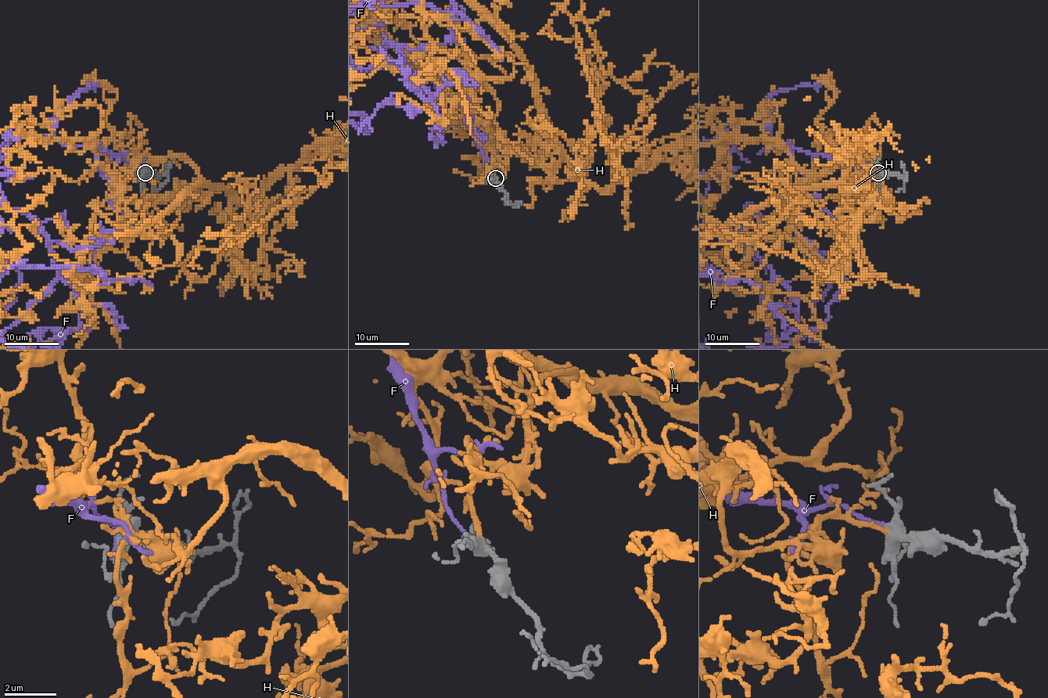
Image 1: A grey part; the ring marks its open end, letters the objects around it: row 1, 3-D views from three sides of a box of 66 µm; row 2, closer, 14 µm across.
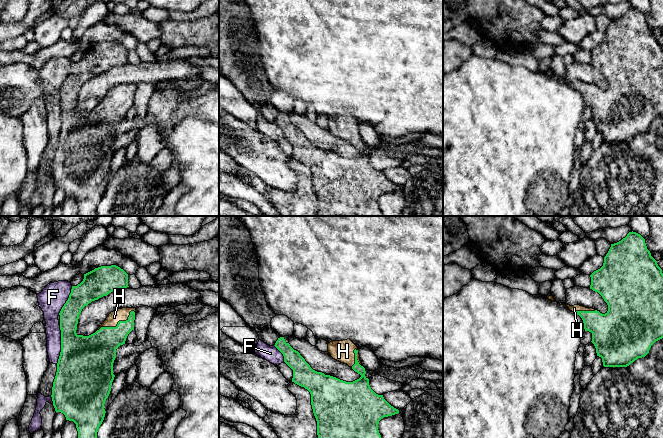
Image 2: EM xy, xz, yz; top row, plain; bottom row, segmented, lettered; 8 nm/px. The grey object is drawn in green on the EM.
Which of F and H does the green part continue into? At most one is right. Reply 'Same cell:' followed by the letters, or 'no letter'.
Same cell: H

